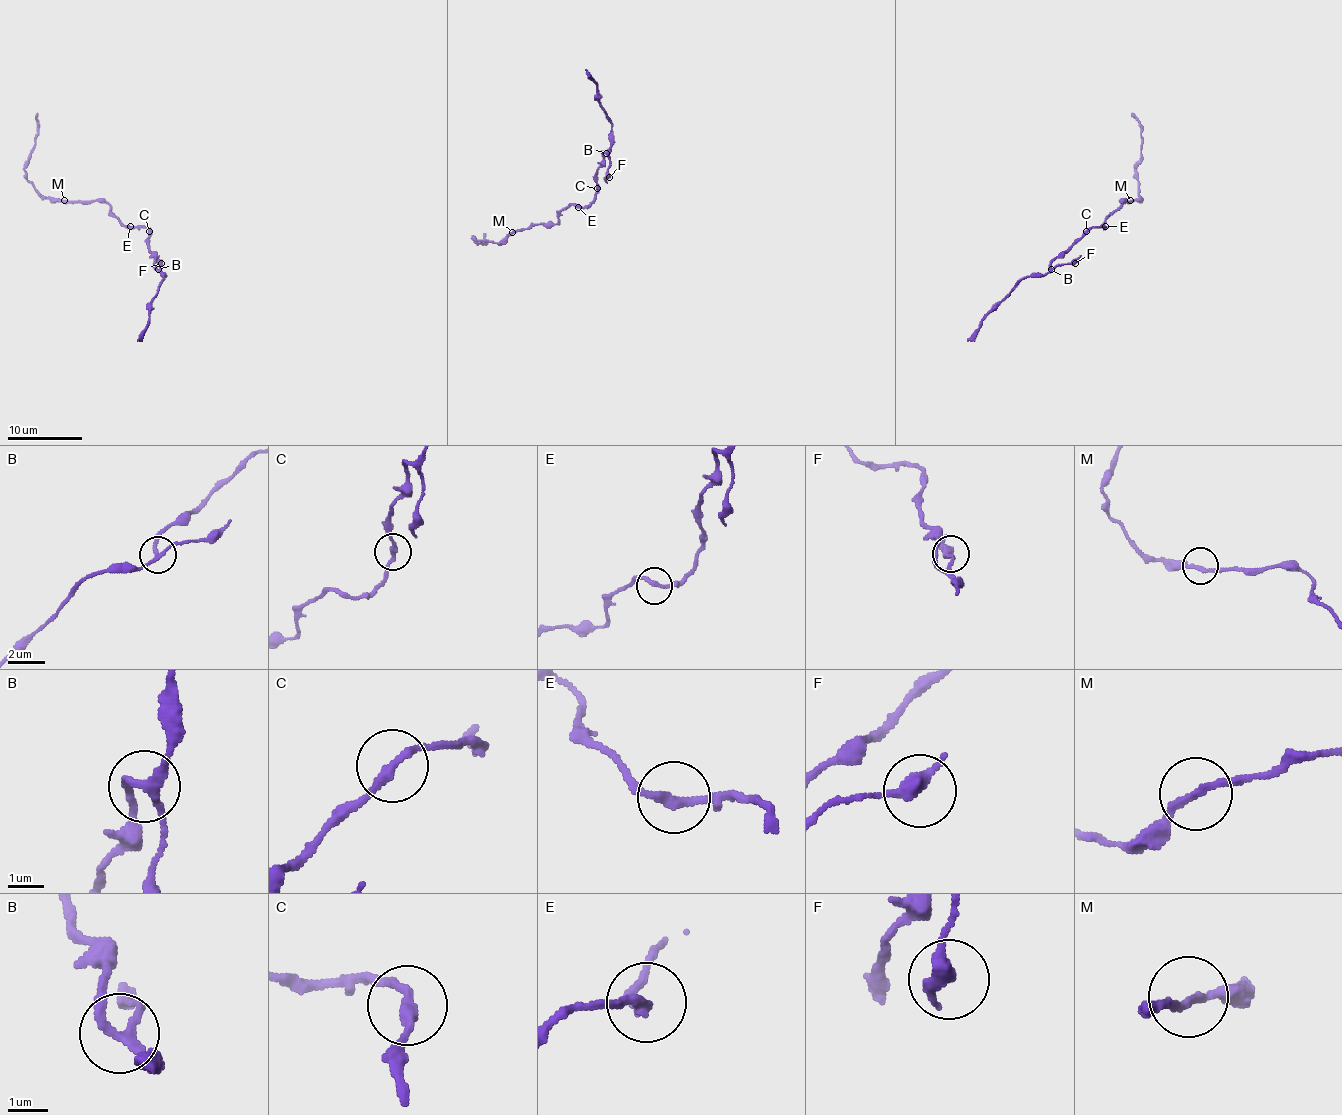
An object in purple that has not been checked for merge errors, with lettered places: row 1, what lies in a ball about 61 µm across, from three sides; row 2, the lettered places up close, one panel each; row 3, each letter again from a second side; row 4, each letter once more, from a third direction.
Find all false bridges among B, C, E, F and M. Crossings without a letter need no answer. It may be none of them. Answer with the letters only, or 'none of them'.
none of them

